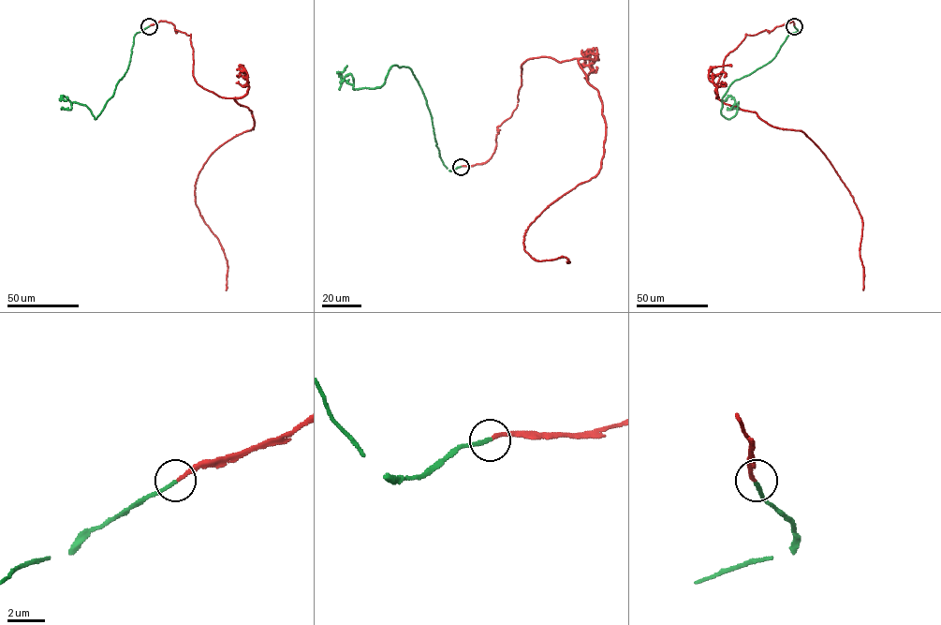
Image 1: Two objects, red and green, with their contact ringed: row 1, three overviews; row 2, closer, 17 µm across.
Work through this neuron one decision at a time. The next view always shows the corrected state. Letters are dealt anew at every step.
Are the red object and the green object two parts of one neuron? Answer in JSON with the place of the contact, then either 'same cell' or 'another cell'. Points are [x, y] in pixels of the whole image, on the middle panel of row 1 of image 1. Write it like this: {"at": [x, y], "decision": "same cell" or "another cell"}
{"at": [461, 167], "decision": "same cell"}

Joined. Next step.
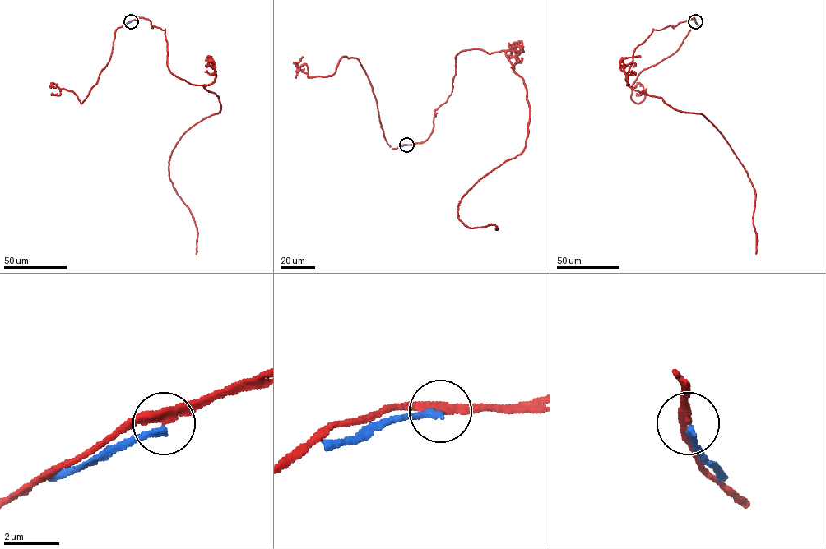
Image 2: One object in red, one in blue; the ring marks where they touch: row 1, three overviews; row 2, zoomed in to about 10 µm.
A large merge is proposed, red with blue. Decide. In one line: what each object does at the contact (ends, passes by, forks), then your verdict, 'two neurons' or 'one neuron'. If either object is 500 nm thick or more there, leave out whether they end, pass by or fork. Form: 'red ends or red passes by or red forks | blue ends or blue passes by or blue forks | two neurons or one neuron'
red passes by | blue ends | two neurons

